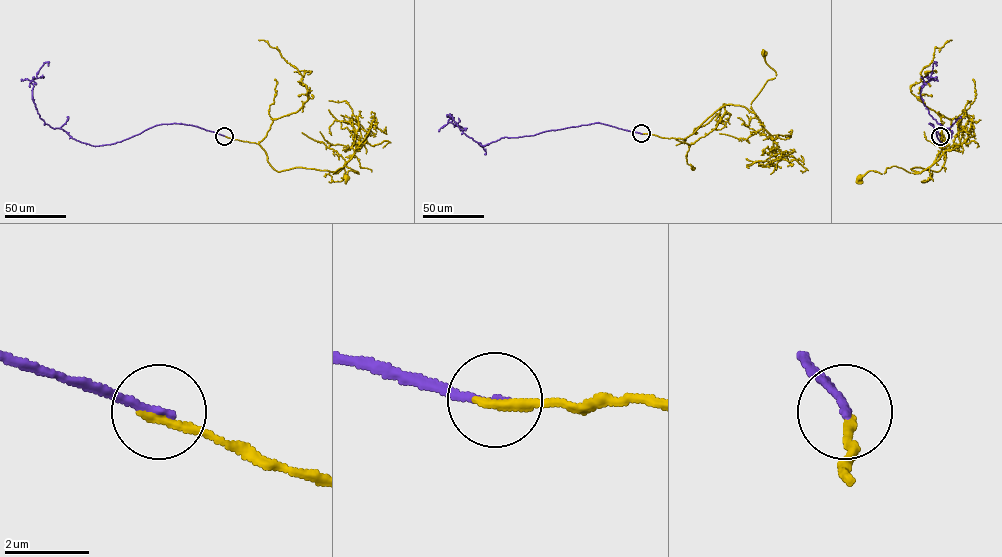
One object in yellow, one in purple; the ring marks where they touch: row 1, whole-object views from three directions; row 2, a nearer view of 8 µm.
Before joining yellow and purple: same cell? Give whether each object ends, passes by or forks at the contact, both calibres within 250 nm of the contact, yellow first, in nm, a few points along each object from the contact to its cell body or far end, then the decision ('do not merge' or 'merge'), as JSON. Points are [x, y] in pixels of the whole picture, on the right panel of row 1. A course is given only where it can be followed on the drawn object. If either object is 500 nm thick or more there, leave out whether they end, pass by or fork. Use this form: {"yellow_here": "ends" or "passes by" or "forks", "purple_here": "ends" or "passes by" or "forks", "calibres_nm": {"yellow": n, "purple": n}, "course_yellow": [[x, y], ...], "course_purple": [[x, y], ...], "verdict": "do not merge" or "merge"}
{"yellow_here": "ends", "purple_here": "ends", "calibres_nm": {"yellow": 240, "purple": 190}, "course_yellow": [[940, 136], [946, 156], [938, 171], [915, 167], [919, 172], [909, 172], [895, 166], [859, 177]], "course_purple": [[940, 136], [930, 123], [944, 146], [952, 131], [929, 113], [920, 95], [930, 77], [933, 63], [937, 62]], "verdict": "do not merge"}

